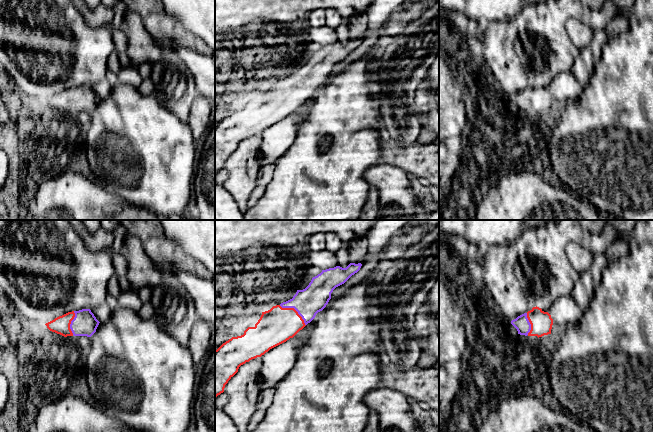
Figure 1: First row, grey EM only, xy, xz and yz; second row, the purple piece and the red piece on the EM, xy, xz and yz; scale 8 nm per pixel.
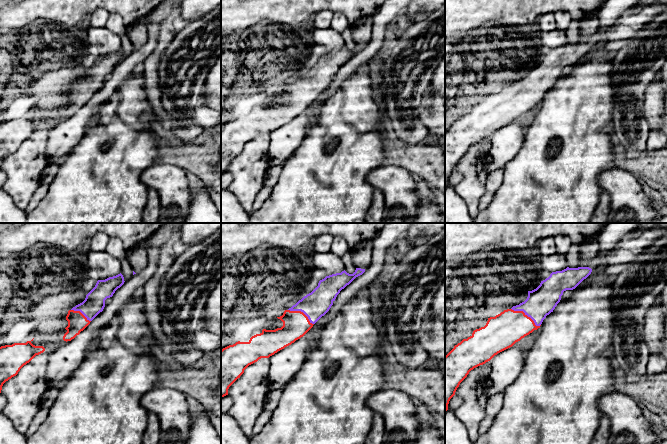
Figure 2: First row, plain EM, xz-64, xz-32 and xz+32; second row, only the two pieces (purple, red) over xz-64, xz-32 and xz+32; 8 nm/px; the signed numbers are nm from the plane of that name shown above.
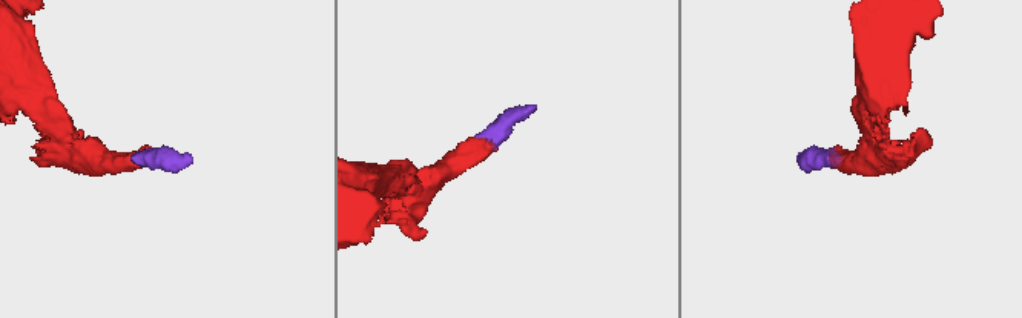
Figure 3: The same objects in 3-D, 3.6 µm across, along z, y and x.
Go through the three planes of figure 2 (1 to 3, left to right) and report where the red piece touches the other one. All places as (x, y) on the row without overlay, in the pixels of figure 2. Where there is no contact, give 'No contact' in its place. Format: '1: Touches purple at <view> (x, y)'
1: Touches purple at xz-64 (81, 88)
2: Touches purple at xz-32 (301, 87)
3: Touches purple at xz+32 (526, 90)

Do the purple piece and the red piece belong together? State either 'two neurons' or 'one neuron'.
one neuron

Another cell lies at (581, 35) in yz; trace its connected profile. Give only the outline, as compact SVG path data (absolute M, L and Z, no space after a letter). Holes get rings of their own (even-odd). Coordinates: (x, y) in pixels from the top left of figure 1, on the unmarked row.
M570 19L566 23L566 31L573 44L579 50L591 46L594 29L577 20Z

